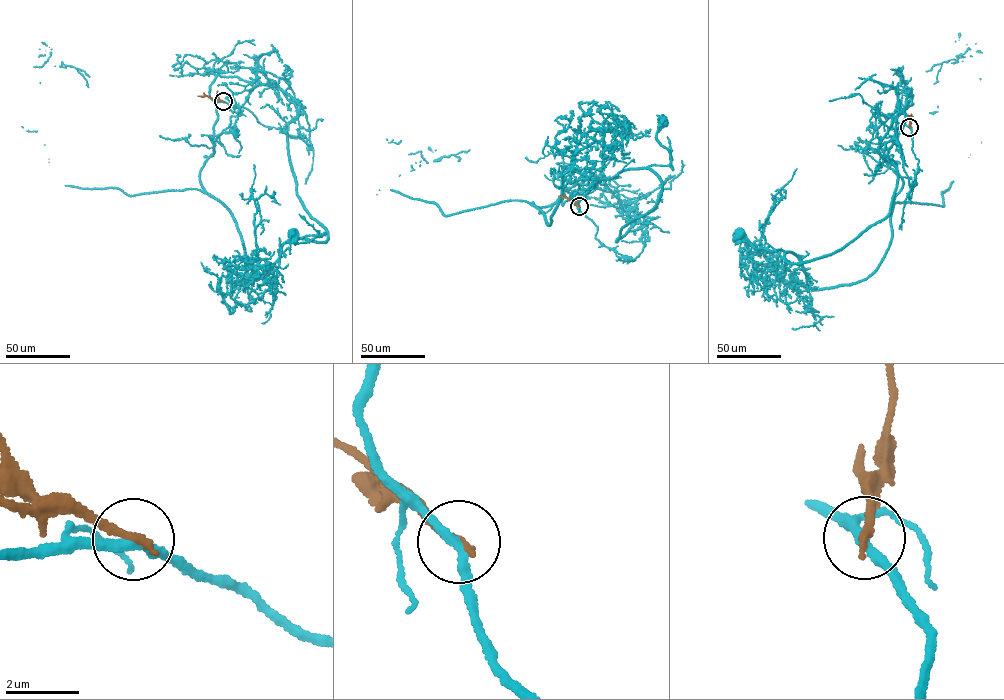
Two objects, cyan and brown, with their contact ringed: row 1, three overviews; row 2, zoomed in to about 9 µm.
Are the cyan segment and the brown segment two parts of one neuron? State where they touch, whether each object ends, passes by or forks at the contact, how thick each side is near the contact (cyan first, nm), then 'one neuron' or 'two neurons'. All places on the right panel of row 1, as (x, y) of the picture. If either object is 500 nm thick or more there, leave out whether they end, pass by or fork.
(909, 127) | cyan passes by | brown ends | 240/260 nm | two neurons

